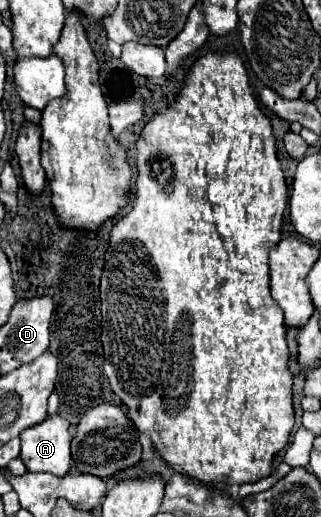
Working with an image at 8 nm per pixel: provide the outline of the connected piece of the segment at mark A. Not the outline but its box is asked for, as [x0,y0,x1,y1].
[21,414,71,476]

